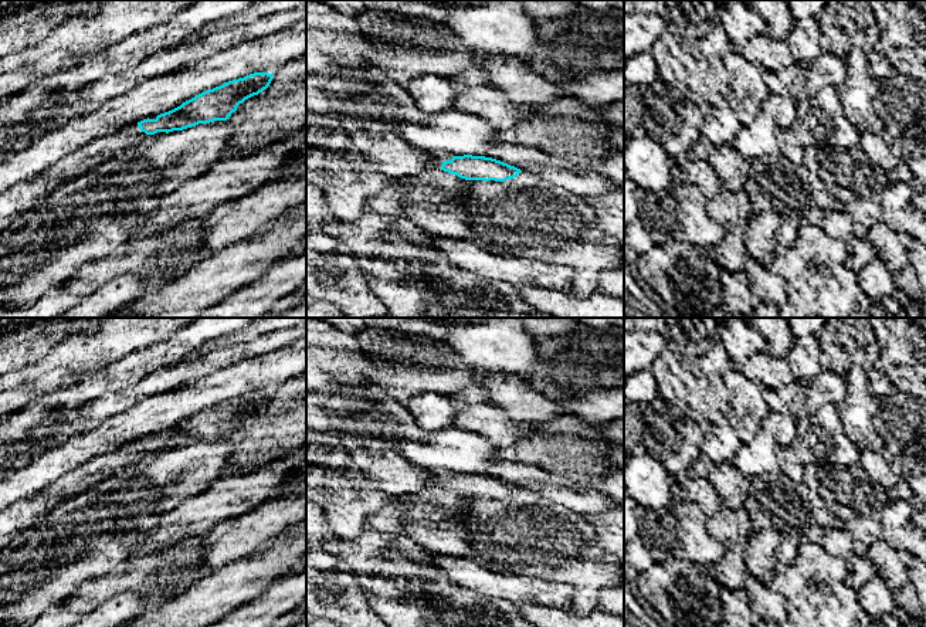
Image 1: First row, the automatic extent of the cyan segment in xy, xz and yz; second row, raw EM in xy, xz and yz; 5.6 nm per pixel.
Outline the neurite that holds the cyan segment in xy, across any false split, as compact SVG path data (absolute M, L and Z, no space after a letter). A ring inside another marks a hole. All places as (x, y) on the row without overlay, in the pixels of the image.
M254 390L244 396L224 400L169 430L157 433L155 437L143 437L135 444L96 455L84 465L68 471L40 492L14 502L0 514L0 549L10 546L17 533L38 525L50 511L67 499L88 491L128 465L140 464L143 454L135 457L135 450L142 448L146 453L169 451L199 441L227 438L240 421L267 407L272 394L274 392L268 390Z

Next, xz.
M428 470L428 474L428 485L441 487L465 498L505 499L522 489L515 484L485 474L451 474L434 470Z

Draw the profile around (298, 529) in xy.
M306 519L299 523L292 525L291 528L282 531L278 536L271 539L267 545L277 540L291 540L306 535Z

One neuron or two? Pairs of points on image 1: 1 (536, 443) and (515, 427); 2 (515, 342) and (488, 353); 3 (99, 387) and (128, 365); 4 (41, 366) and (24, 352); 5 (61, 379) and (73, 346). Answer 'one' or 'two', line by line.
1: two
2: one
3: one
4: two
5: two

